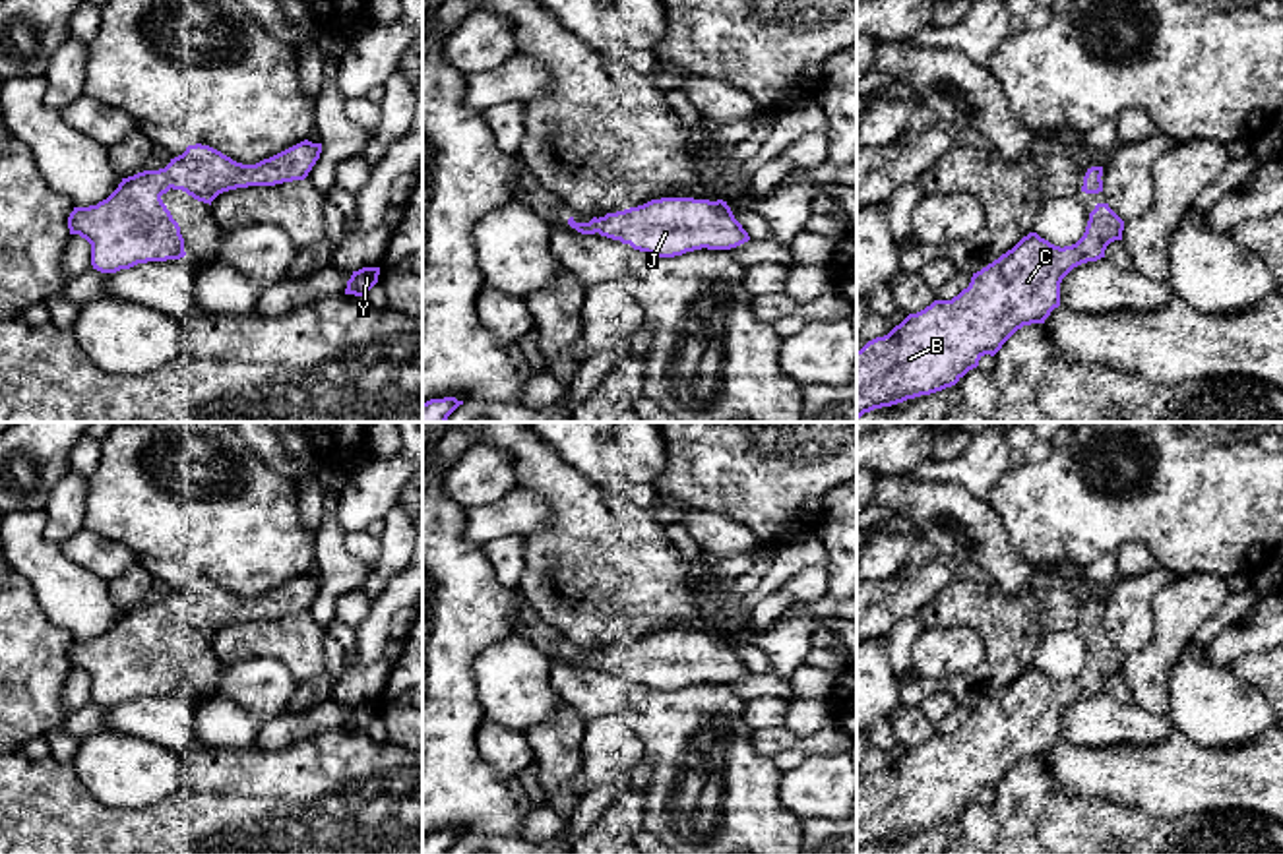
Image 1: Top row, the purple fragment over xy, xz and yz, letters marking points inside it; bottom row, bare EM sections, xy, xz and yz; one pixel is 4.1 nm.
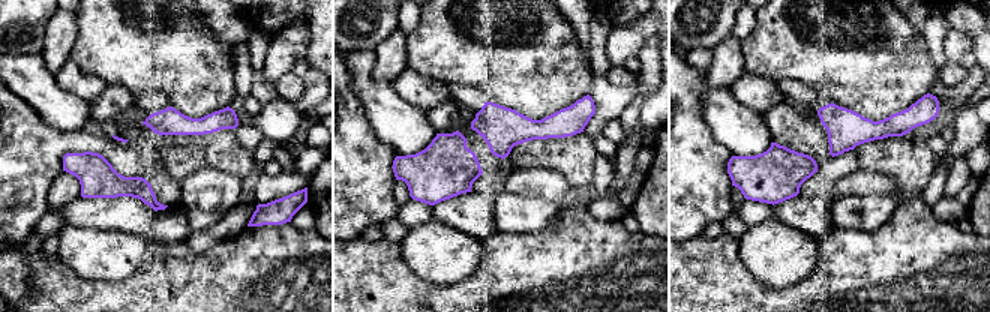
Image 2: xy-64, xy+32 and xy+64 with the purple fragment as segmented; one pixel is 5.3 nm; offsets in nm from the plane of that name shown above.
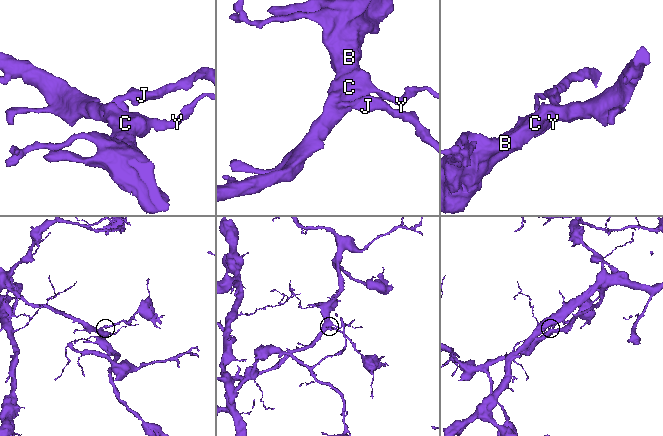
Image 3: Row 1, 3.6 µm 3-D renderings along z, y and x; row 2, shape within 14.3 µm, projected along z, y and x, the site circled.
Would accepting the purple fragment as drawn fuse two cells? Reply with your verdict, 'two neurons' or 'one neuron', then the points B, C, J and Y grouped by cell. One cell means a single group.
one neuron; groups B C J Y

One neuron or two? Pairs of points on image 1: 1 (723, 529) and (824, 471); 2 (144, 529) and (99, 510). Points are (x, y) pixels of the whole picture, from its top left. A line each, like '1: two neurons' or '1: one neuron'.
1: two neurons
2: one neuron

